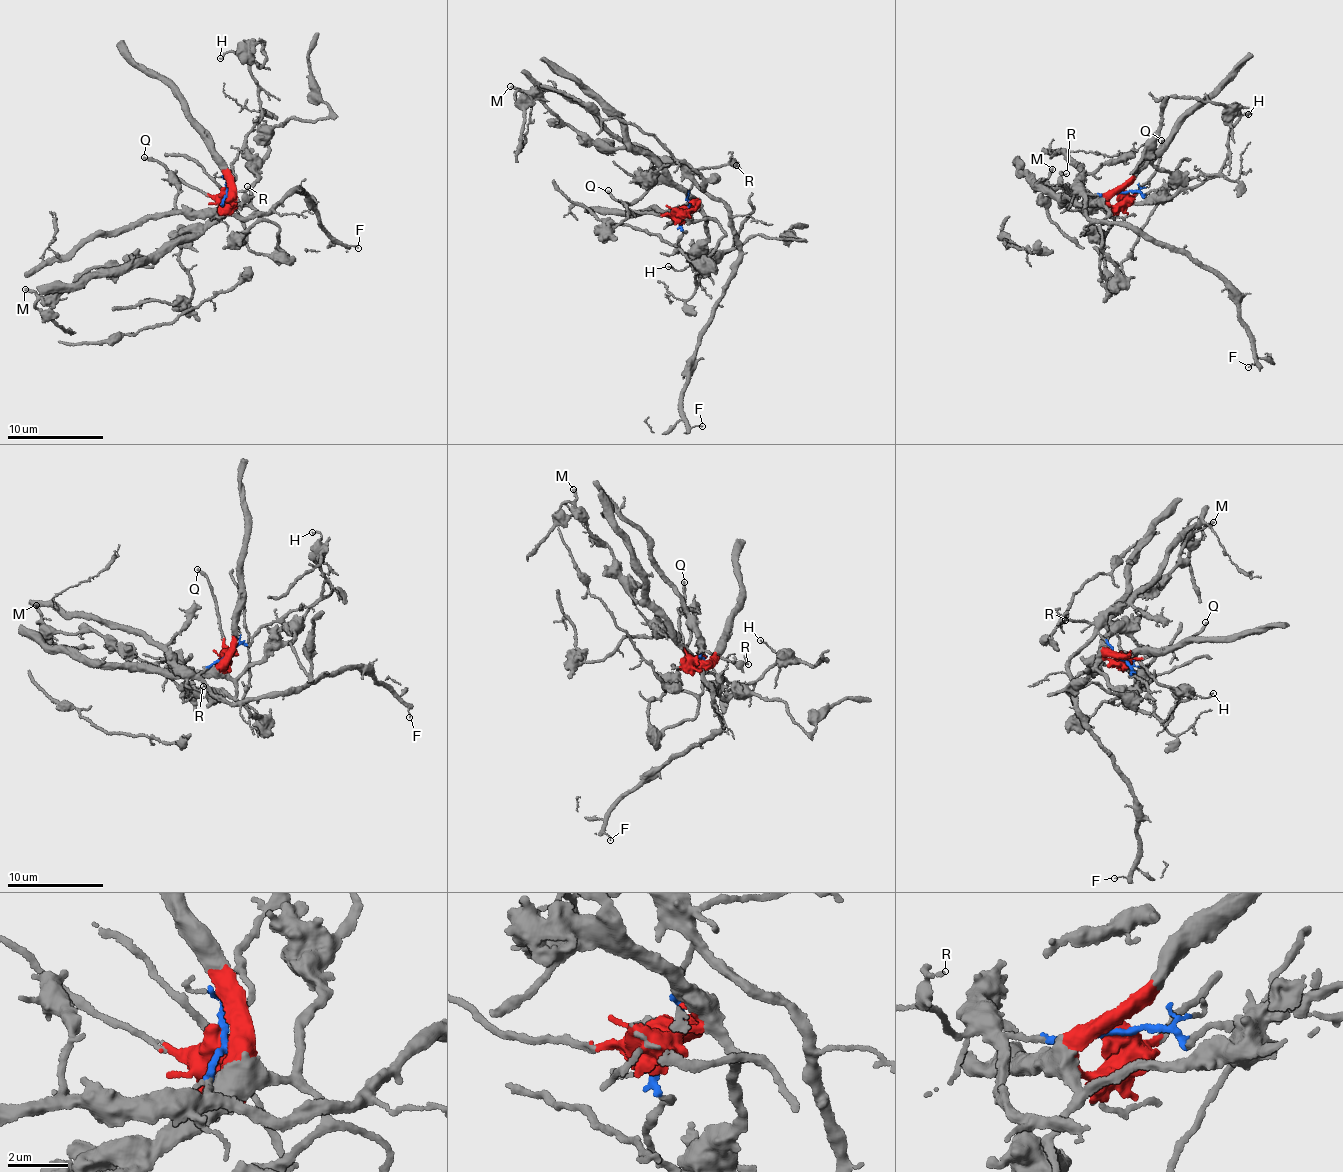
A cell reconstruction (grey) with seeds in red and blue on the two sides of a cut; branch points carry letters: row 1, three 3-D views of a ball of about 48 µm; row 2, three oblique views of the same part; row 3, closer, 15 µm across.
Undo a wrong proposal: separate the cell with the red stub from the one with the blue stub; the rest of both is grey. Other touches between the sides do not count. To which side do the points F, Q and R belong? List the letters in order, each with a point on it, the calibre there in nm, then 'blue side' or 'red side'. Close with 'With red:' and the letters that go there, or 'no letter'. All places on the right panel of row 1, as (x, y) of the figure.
F: at (1248, 367); 90 nm thick; blue side
Q: at (1161, 140); 240 nm thick; red side
R: at (1066, 173); 110 nm thick; blue side
With red: Q

